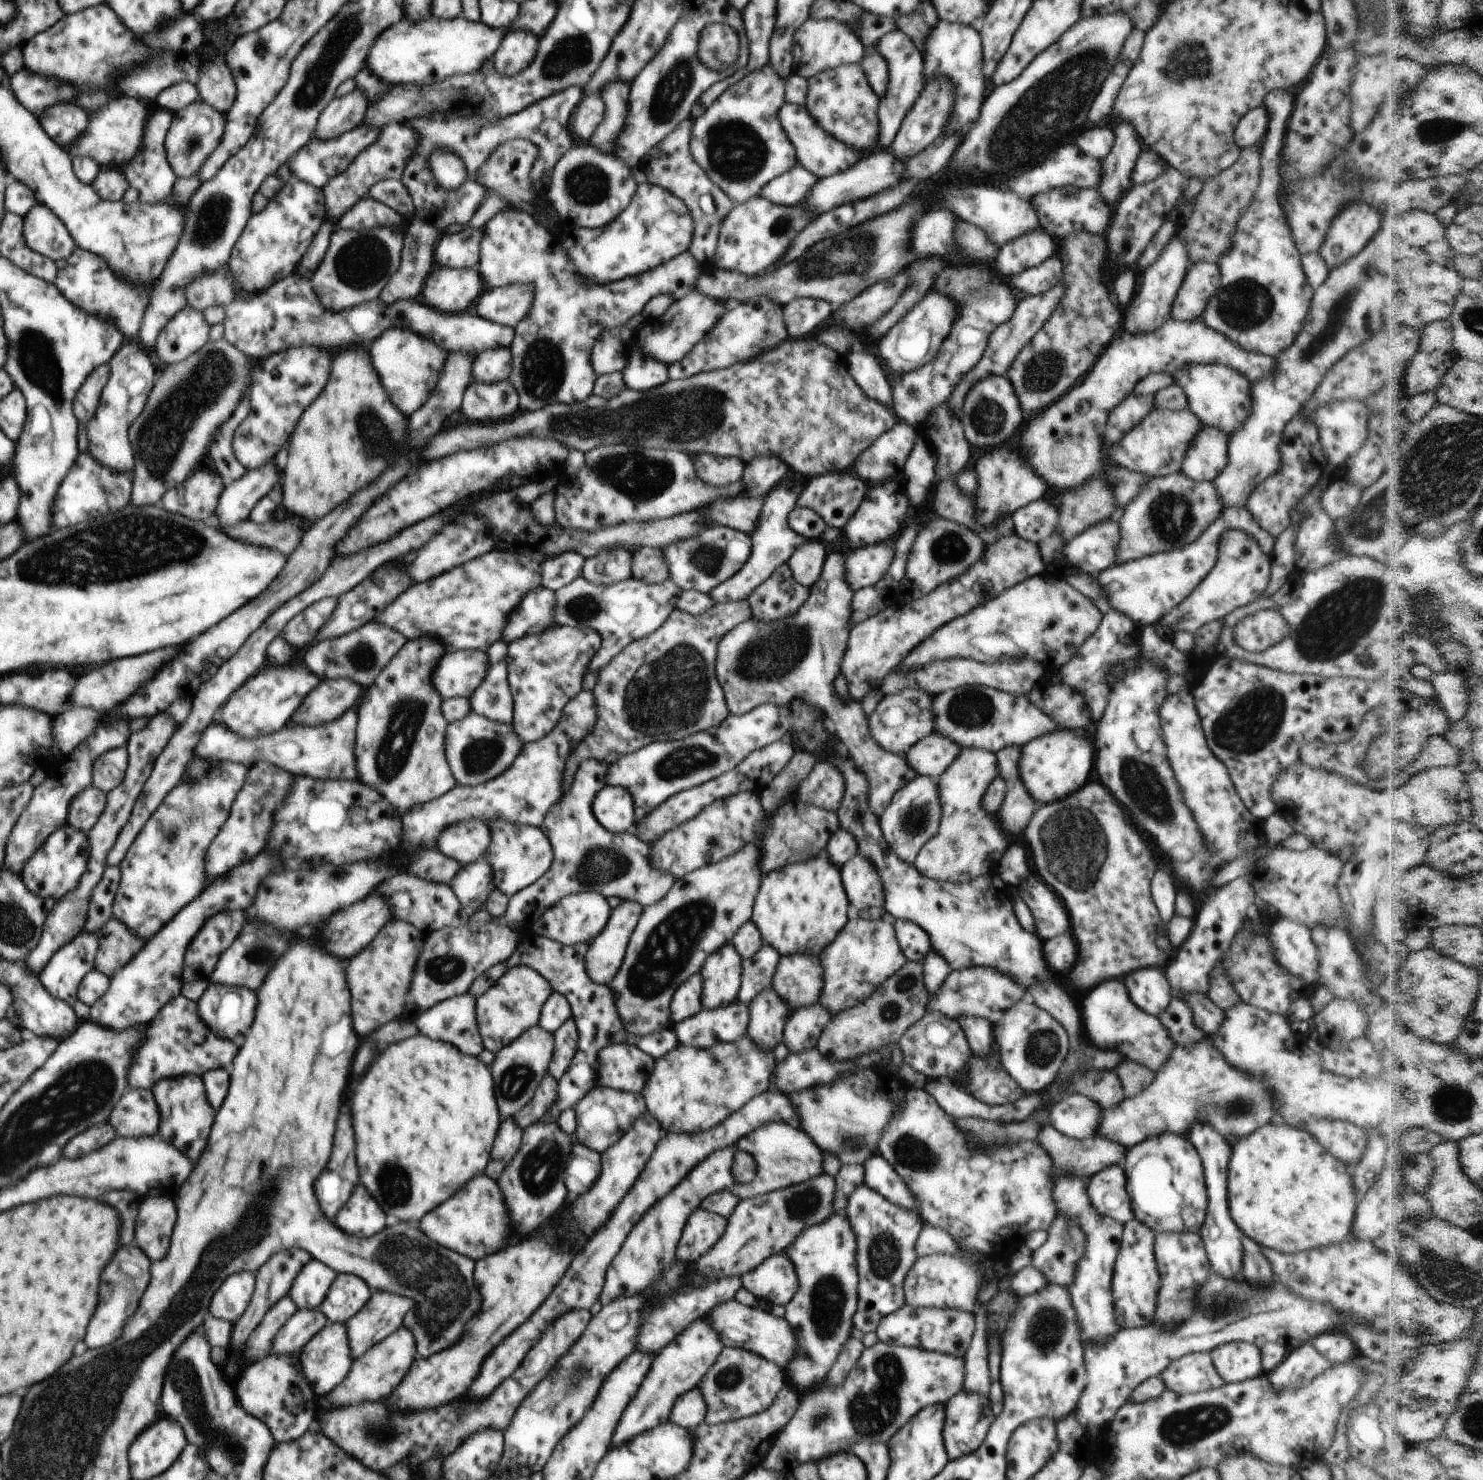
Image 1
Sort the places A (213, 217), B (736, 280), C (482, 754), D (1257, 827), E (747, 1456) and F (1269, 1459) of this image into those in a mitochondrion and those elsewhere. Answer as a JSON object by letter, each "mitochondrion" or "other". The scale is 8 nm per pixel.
{"A":"mitochondrion","B":"other","C":"mitochondrion","D":"other","E":"other","F":"other"}

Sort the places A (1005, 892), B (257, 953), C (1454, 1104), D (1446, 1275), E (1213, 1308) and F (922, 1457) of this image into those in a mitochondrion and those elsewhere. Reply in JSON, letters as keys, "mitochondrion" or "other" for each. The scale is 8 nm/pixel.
{"A":"other","B":"mitochondrion","C":"mitochondrion","D":"mitochondrion","E":"mitochondrion","F":"other"}

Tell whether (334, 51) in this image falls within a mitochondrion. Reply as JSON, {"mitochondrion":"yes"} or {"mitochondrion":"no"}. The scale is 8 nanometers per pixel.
{"mitochondrion":"yes"}

